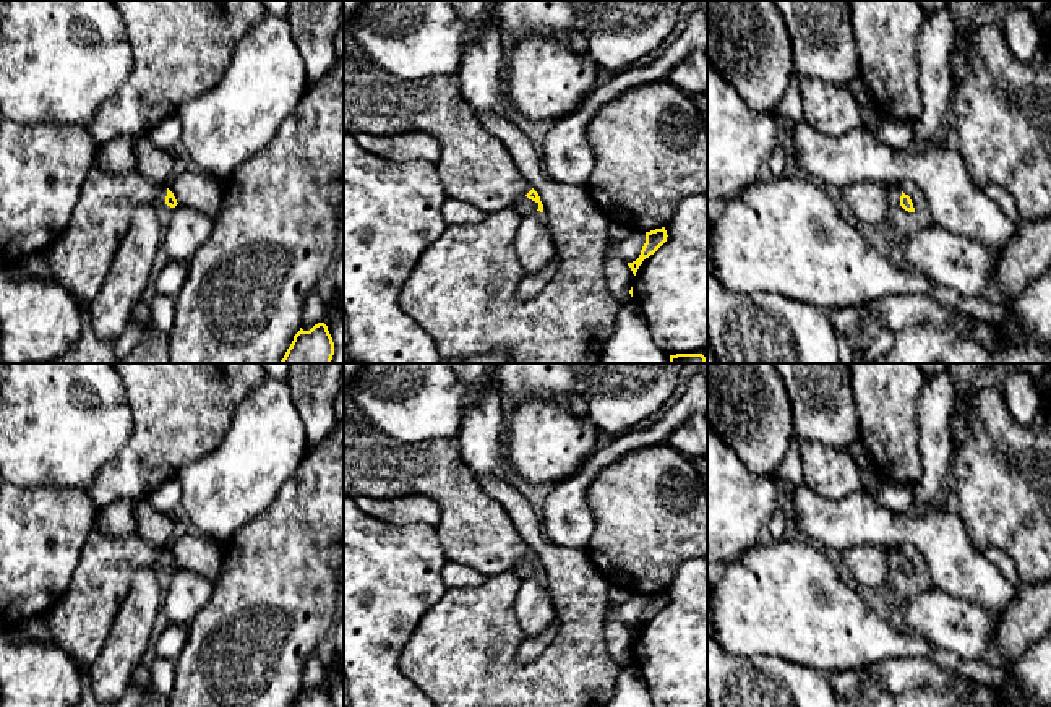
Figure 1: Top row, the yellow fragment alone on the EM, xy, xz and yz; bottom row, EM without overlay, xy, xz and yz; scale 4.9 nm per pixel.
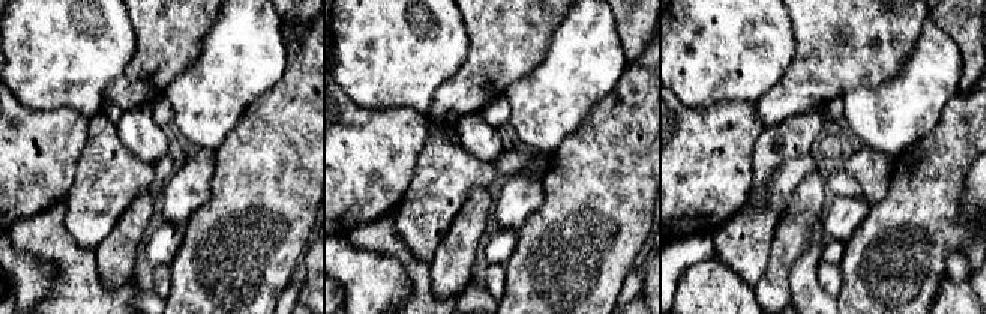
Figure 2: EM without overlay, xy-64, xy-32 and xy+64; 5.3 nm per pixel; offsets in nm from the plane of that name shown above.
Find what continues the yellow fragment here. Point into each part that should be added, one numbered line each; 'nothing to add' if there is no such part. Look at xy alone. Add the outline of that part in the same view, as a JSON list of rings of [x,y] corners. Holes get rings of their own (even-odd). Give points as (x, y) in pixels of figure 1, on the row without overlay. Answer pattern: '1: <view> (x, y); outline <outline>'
1: xy (80, 621); outline [[[92,529],[68,590],[49,610],[55,647],[75,666],[89,666],[102,650],[135,574],[159,571],[165,559],[165,548],[156,548],[139,535],[112,537]]]

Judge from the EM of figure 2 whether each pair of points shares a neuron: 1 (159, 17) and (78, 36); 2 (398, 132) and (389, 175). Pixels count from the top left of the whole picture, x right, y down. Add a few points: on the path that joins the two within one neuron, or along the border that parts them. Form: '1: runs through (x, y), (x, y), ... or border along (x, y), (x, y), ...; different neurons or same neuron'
1: border along (128, 15), (135, 38), (132, 57); different neurons
2: runs through (387, 143), (387, 164); same neuron

